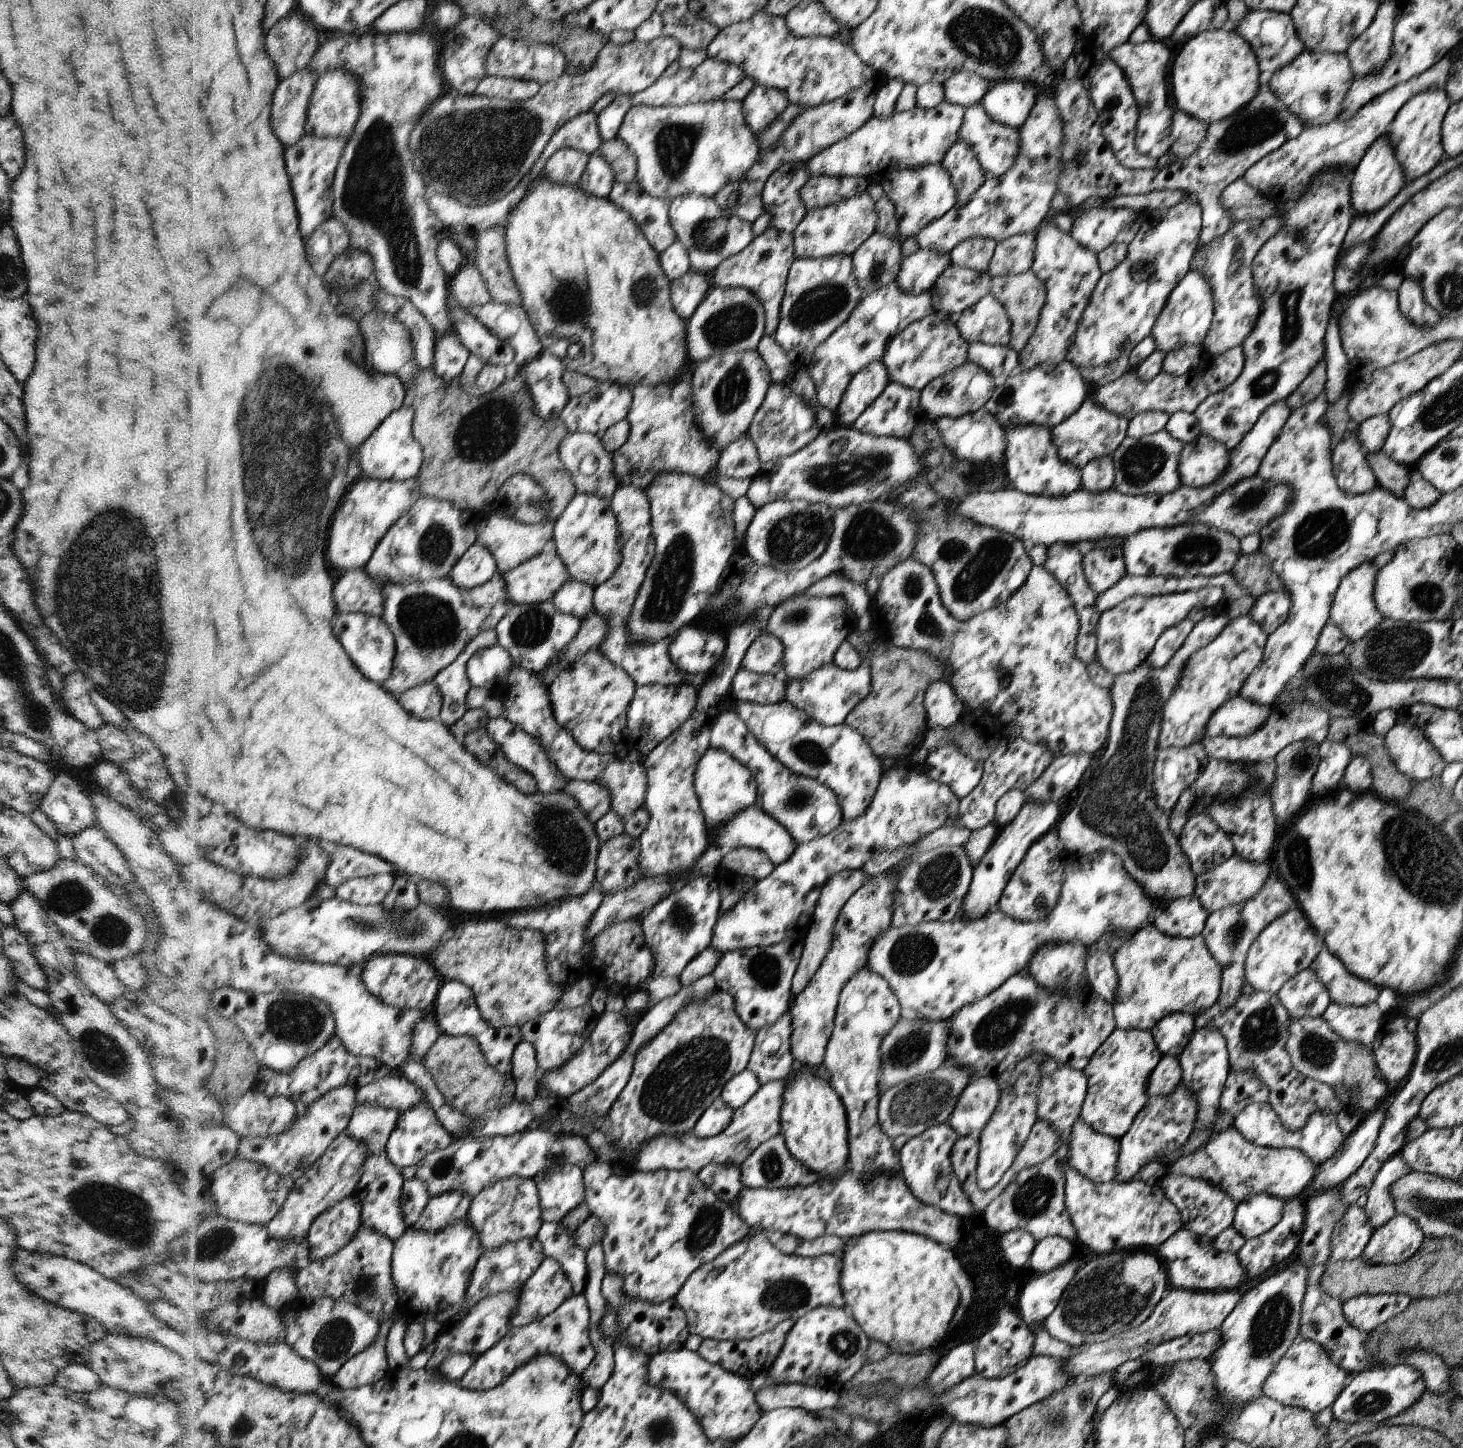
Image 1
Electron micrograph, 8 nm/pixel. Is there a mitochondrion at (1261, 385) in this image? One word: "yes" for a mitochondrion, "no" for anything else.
yes

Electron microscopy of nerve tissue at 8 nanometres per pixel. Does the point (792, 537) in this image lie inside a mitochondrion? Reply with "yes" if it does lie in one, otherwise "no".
yes

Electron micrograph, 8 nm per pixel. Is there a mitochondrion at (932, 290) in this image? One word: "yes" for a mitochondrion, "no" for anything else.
no

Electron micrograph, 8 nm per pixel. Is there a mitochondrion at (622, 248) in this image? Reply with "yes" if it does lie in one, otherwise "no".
no

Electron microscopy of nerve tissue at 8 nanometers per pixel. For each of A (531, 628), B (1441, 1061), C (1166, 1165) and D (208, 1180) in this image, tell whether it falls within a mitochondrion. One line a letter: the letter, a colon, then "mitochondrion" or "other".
A: mitochondrion
B: mitochondrion
C: other
D: other

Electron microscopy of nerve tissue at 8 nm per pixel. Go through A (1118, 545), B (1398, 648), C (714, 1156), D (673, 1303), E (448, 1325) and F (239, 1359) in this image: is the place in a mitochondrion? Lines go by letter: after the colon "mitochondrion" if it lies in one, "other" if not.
A: other
B: mitochondrion
C: other
D: other
E: other
F: other

